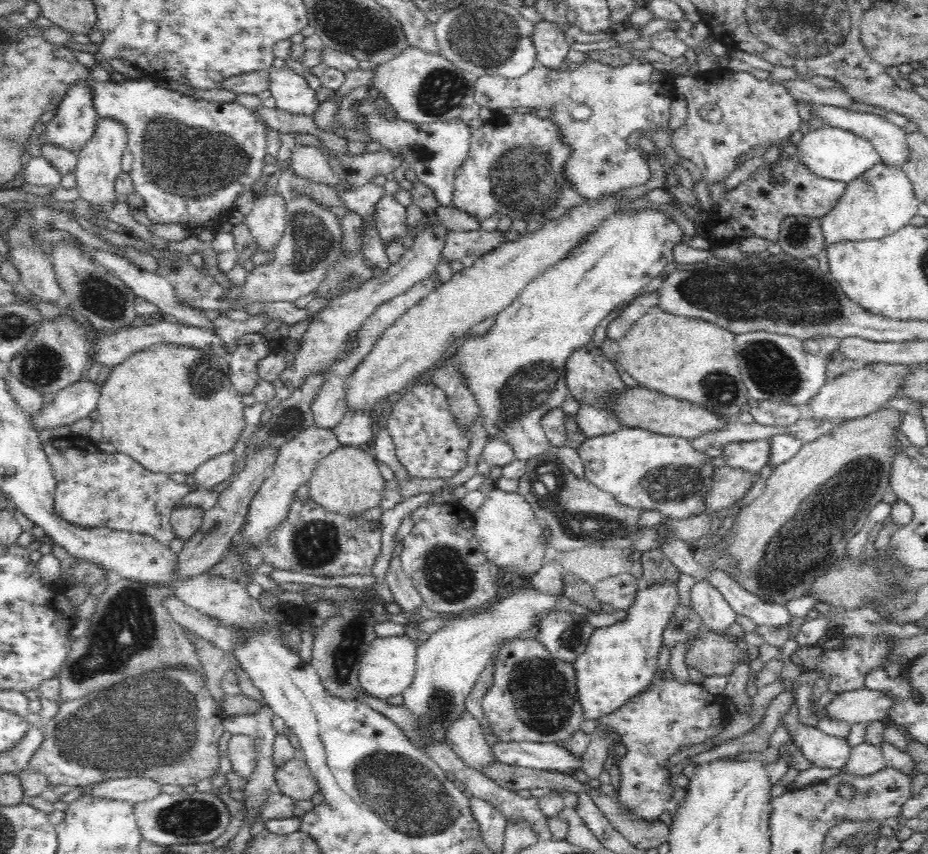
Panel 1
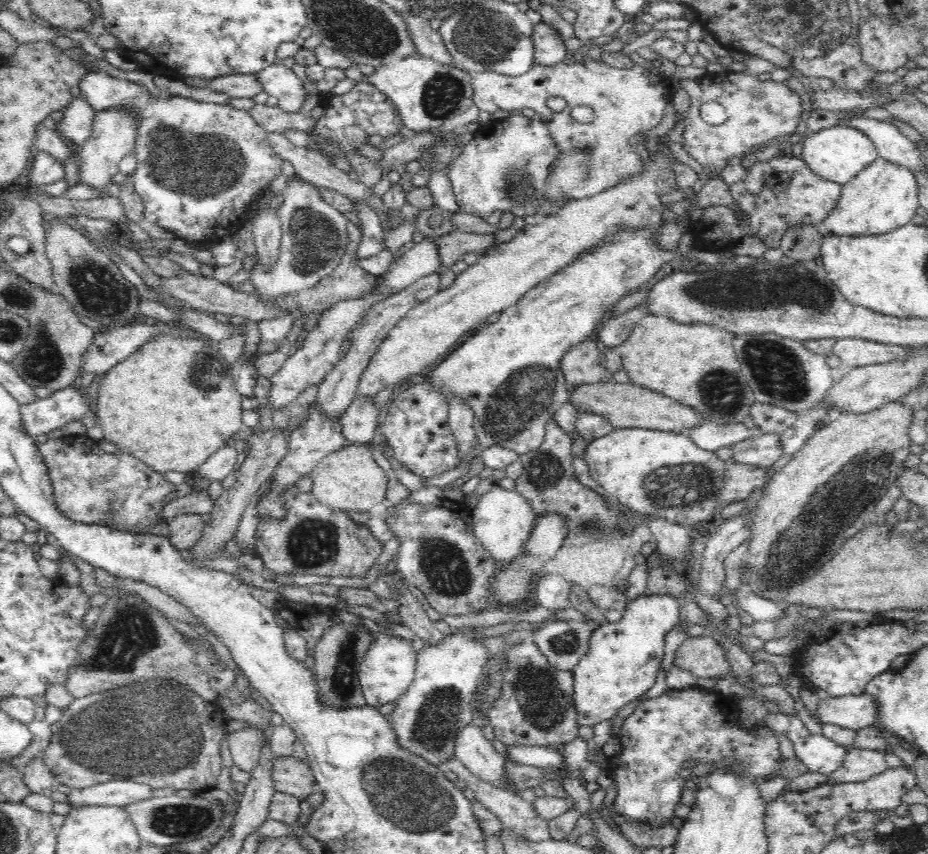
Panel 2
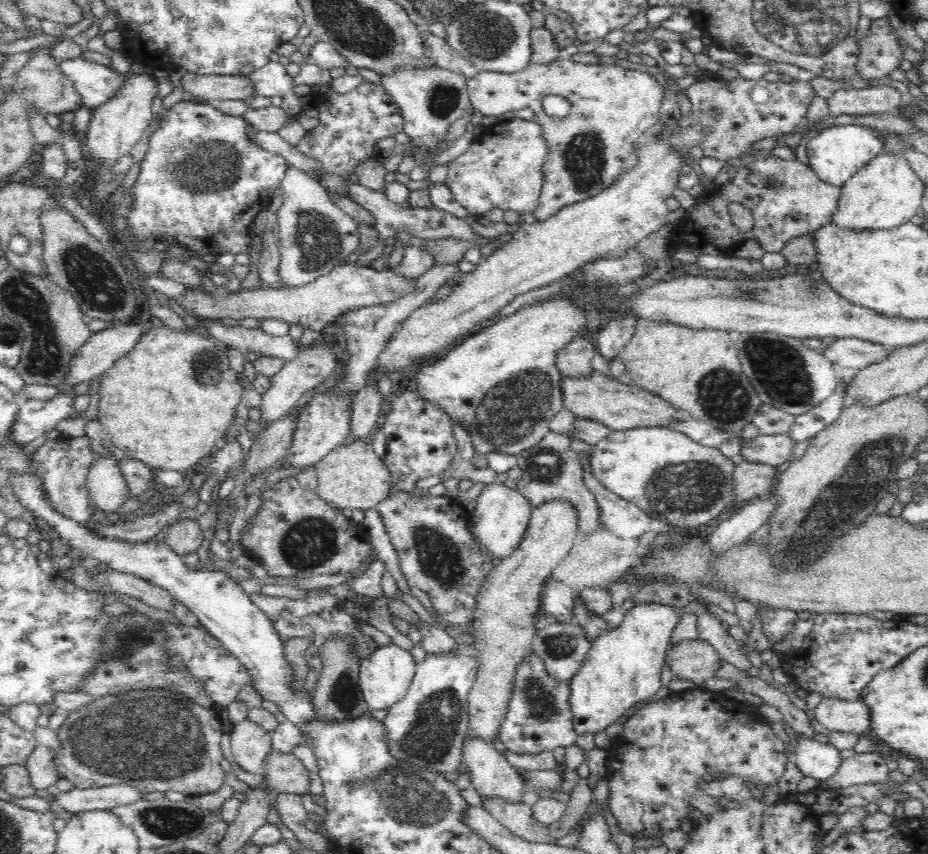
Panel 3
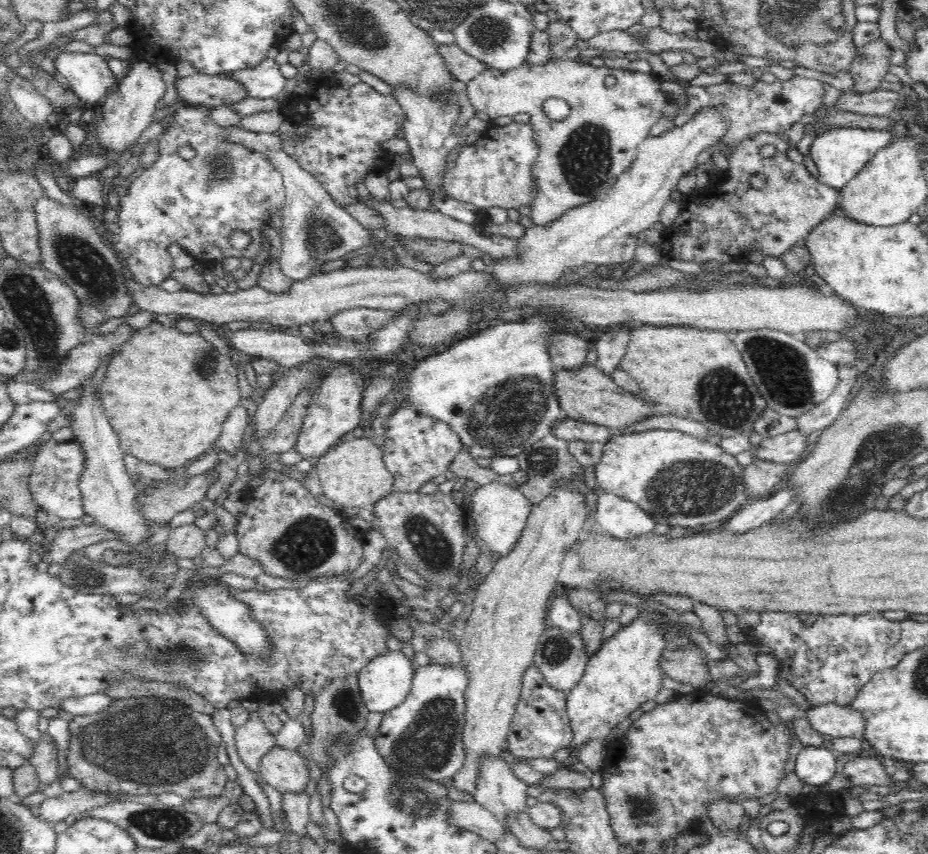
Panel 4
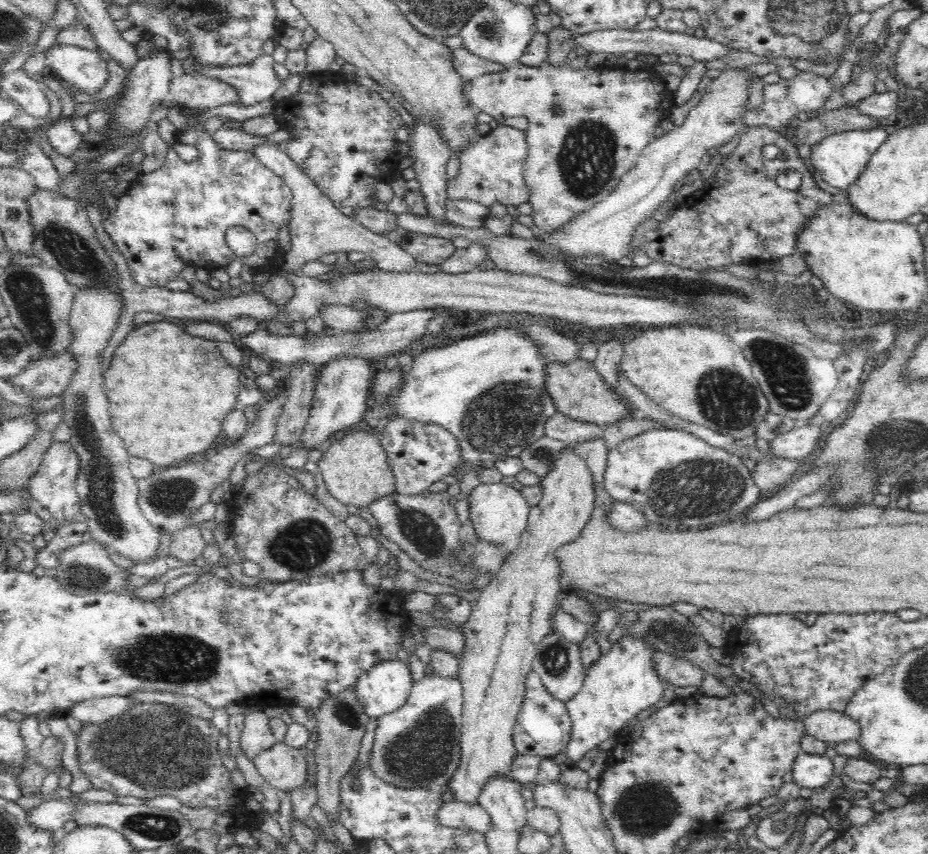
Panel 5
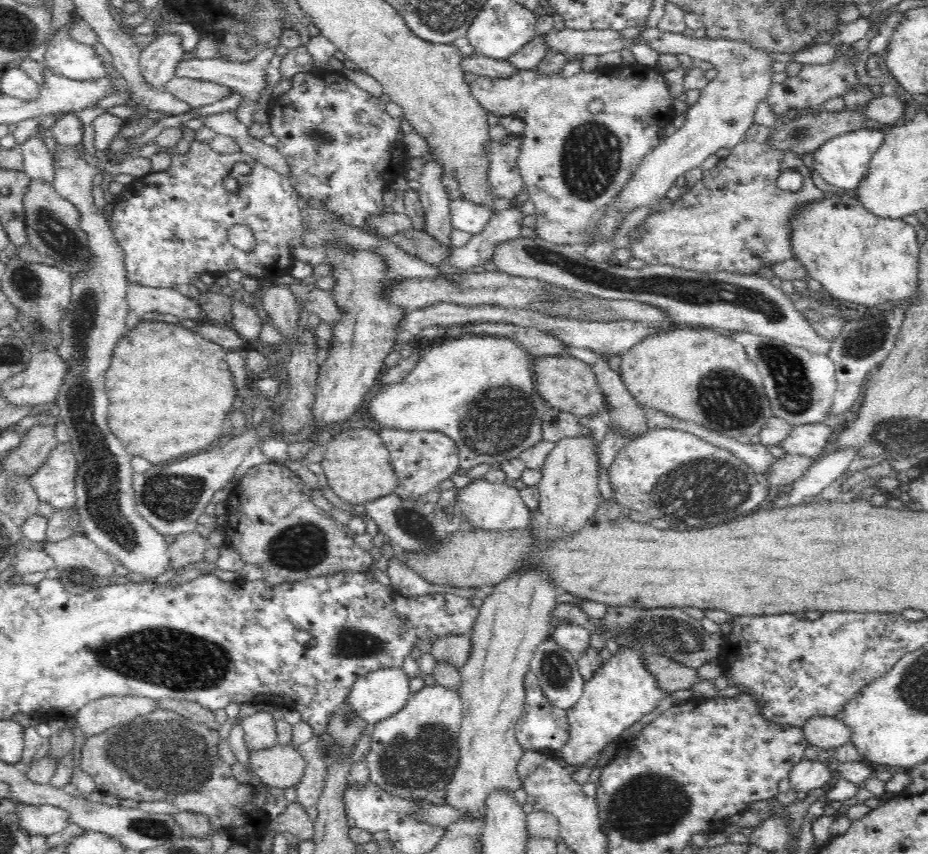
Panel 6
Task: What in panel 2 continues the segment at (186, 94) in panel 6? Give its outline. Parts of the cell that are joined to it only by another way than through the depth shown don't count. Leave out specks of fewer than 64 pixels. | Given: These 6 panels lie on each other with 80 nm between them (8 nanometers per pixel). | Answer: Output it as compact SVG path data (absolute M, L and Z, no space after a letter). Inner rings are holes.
M256 74L226 75L211 79L194 77L184 78L184 81L192 88L206 88L210 92L226 94L228 98L253 98L262 92Z

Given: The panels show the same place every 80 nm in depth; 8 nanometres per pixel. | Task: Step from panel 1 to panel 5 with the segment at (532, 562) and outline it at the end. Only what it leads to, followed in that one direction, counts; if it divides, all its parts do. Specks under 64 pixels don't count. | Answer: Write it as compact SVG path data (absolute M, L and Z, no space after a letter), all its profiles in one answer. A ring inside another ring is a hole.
M496 483L478 484L468 496L468 508L473 527L478 537L496 545L504 545L514 551L520 544L521 534L526 530L531 506L518 489L512 484Z

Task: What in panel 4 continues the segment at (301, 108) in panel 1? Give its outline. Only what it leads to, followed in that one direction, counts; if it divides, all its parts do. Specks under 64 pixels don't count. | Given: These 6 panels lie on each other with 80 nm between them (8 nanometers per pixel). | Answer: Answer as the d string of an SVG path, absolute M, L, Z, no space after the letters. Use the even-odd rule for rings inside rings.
M266 57L252 68L231 70L224 74L234 82L241 84L248 98L275 98L285 88L286 78L280 72L280 66L272 57Z

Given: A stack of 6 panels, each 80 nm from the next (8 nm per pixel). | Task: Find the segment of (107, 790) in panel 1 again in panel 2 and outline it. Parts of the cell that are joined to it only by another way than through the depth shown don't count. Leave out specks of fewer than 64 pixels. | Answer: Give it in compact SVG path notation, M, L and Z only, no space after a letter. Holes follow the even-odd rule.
M131 779L112 780L92 785L85 789L72 789L68 795L70 807L82 806L120 806L140 802L150 798L154 790Z

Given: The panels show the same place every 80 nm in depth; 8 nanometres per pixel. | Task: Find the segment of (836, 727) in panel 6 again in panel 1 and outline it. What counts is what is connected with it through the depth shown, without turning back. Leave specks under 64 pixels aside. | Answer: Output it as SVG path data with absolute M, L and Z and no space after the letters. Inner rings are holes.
M861 689L840 694L826 706L825 716L846 724L884 721L892 699L876 690Z

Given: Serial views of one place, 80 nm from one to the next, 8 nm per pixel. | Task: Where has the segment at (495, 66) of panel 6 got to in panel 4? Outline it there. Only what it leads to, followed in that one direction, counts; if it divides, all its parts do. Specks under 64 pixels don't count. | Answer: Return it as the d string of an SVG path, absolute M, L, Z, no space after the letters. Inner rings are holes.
M437 43L436 45L438 45L438 53L446 59L448 69L452 71L459 82L468 83L482 74L484 70L491 69L482 59L474 58L456 44L447 46Z

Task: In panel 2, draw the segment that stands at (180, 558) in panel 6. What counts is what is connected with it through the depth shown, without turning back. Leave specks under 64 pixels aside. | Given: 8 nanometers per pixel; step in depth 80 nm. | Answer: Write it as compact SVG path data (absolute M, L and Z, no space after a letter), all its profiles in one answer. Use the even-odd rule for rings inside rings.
M184 514L167 523L167 537L176 550L194 548L200 542L205 523L202 515Z

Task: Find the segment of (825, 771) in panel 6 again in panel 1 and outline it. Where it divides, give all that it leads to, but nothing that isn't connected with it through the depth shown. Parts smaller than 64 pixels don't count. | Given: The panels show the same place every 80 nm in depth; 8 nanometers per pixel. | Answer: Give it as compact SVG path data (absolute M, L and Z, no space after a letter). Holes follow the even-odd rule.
M795 704L789 707L786 714L783 714L779 724L788 730L792 743L797 746L804 758L808 759L812 767L842 769L848 762L852 746L847 743L847 740L828 736L818 727L806 726L800 721Z

